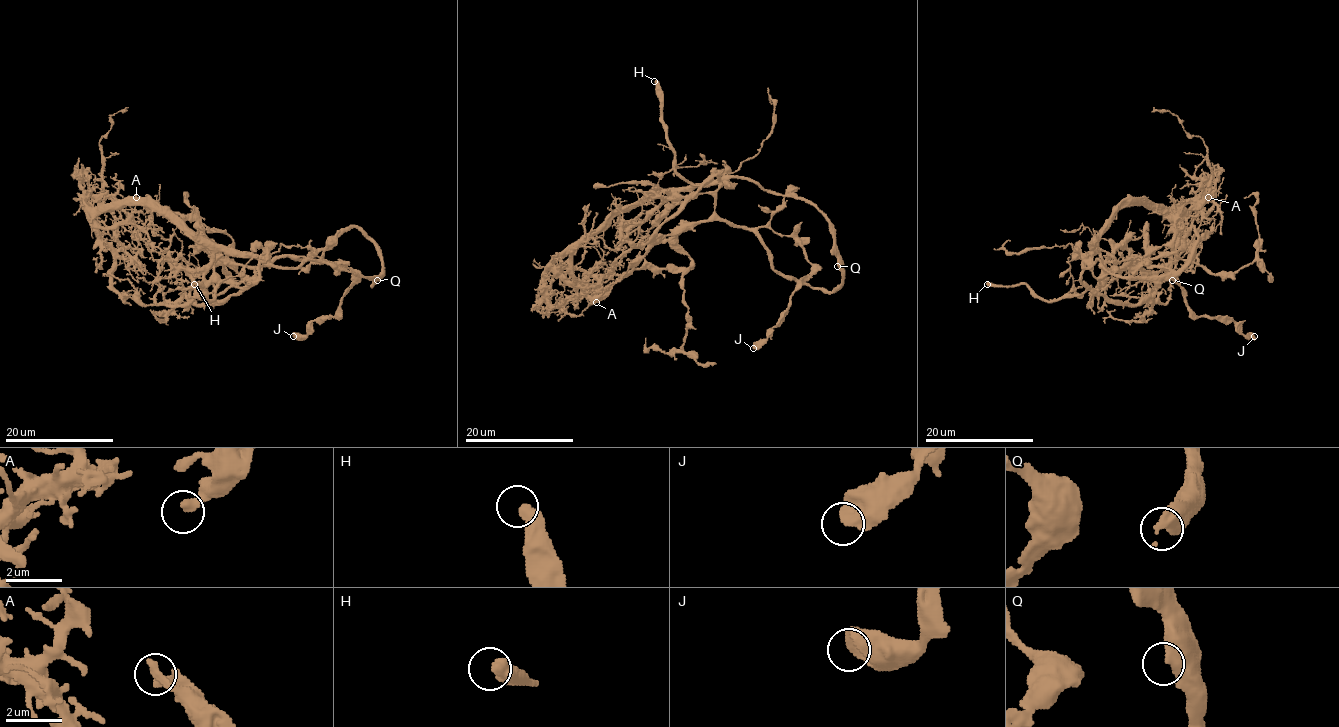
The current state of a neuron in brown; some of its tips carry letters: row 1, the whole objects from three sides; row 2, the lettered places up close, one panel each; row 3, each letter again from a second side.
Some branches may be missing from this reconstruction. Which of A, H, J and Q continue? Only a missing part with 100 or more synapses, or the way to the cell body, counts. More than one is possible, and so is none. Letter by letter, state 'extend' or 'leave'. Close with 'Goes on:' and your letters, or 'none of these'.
A: leave
H: extend
J: leave
Q: leave
Goes on: H

